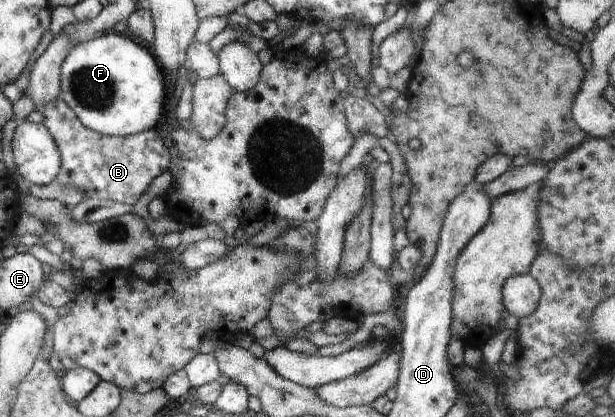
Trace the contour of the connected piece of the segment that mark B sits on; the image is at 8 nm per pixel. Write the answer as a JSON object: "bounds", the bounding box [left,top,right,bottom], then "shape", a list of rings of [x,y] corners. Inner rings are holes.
{"bounds":[38,95,171,206],"shape":[[[60,95],[38,111],[60,153],[61,167],[56,180],[63,185],[77,186],[86,197],[132,206],[147,191],[154,177],[170,169],[171,156],[163,128],[125,137],[103,135],[85,127]]]}

